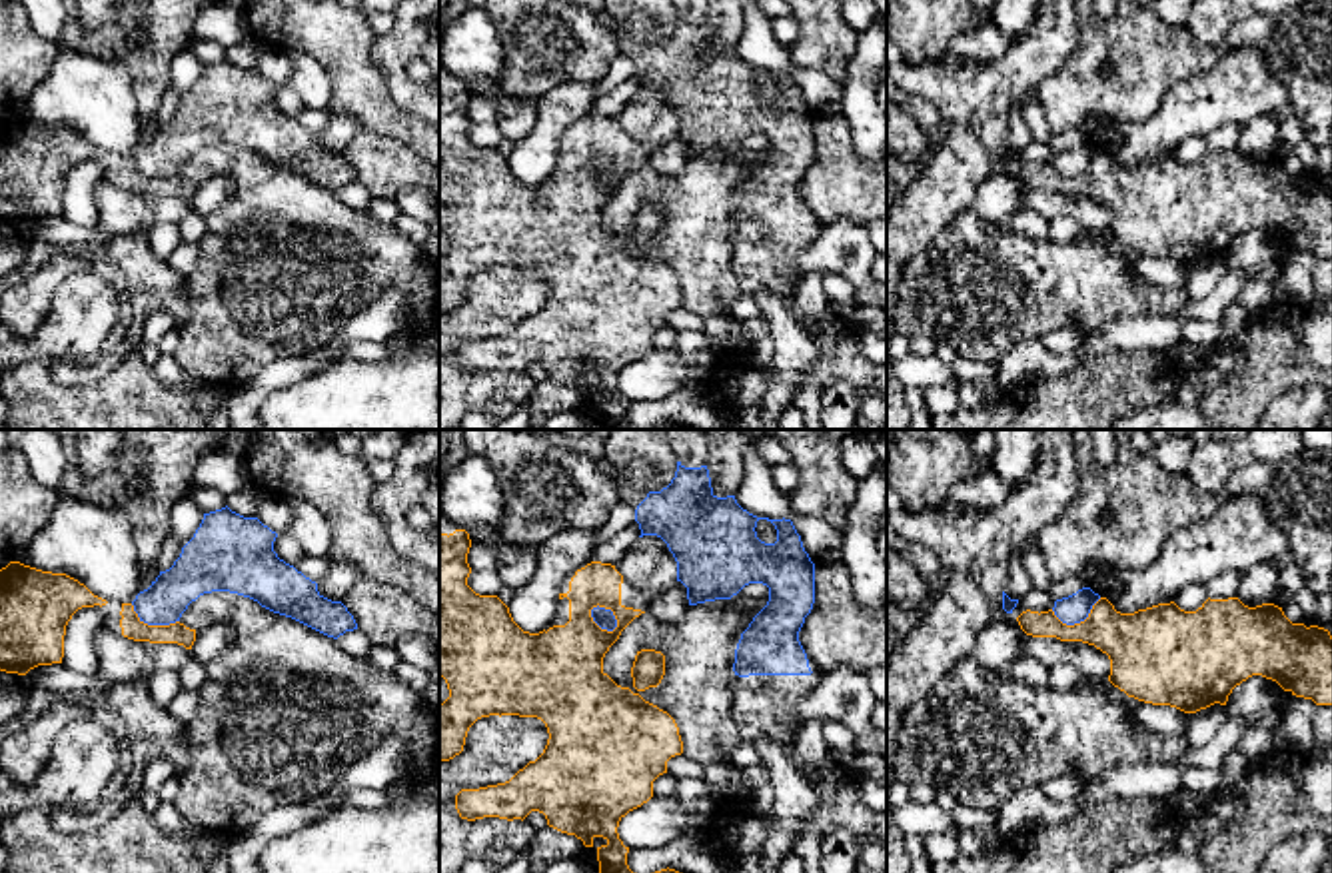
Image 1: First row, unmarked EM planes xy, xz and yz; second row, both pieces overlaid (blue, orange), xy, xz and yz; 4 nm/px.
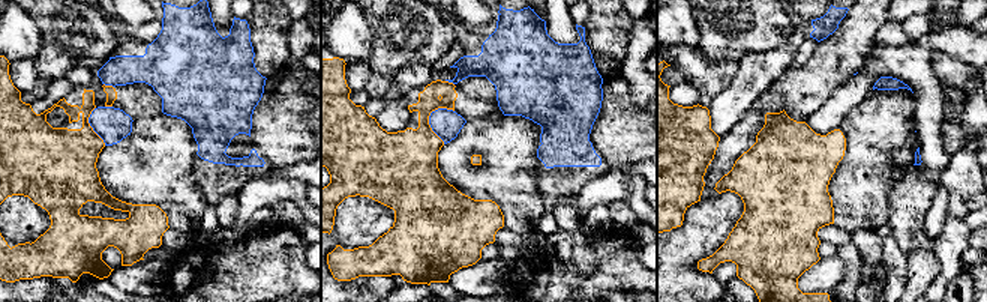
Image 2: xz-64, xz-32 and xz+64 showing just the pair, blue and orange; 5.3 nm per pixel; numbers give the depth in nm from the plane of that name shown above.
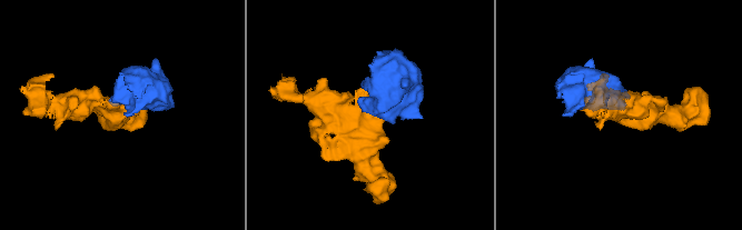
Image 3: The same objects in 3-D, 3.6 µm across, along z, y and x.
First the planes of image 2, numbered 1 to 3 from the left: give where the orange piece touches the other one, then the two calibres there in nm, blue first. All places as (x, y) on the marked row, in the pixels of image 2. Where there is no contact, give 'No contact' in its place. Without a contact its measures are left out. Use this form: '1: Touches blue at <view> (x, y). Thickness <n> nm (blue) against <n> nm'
1: Touches blue at xz-64 (90, 125). Thickness 180 nm (blue) against 360 nm
2: Touches blue at xz-32 (429, 123). Thickness 160 nm (blue) against 340 nm
3: No contact

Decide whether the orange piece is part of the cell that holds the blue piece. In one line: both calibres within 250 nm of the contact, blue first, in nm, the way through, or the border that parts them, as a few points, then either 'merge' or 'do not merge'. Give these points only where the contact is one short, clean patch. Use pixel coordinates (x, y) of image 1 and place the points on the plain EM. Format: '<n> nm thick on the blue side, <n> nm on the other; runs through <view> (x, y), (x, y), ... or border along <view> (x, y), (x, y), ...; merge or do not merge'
80 nm thick on the blue side, 360 nm on the other; border along xz (590, 162), (590, 168), (602, 180), (614, 182), (618, 178); do not merge

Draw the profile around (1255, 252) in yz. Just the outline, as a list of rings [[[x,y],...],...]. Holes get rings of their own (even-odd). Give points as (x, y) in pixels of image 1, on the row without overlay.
[[[1252,228],[1232,242],[1224,258],[1226,270],[1244,274],[1244,282],[1270,278],[1274,264],[1280,260],[1284,242],[1262,228]]]

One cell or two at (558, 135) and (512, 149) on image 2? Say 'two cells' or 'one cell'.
two cells

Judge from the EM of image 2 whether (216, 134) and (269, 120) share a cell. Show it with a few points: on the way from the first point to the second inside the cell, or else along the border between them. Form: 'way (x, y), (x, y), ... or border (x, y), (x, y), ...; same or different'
border (264, 92), (254, 110), (249, 135); different

